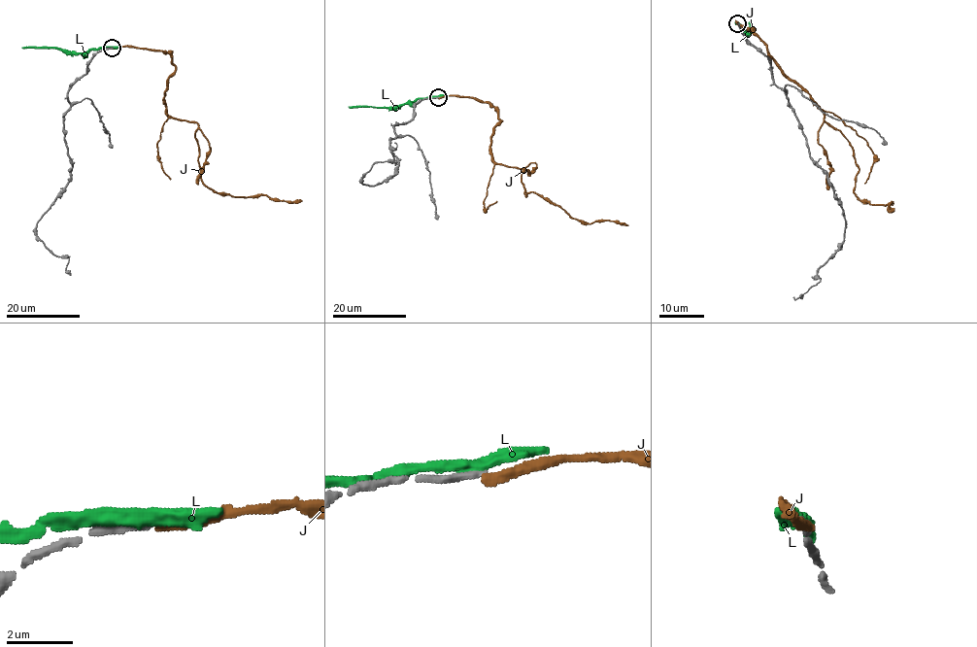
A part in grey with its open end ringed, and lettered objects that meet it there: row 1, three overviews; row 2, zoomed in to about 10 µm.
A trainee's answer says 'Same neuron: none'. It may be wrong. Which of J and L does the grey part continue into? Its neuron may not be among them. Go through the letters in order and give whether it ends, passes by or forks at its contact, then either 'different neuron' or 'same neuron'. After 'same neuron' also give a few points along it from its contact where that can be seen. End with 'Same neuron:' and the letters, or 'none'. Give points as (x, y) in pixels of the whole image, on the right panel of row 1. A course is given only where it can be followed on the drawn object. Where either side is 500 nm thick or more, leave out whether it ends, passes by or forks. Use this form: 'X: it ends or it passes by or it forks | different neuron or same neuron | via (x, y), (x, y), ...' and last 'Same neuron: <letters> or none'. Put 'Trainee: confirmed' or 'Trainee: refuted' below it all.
J: it ends | different neuron
L: it passes by | different neuron
Same neuron: none
Trainee: confirmed

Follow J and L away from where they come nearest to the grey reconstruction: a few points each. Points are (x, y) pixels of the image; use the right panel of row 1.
J: (738, 23), (842, 134), (859, 169), (853, 191), (893, 209)
L: (738, 23), (744, 29), (750, 28), (750, 22)

